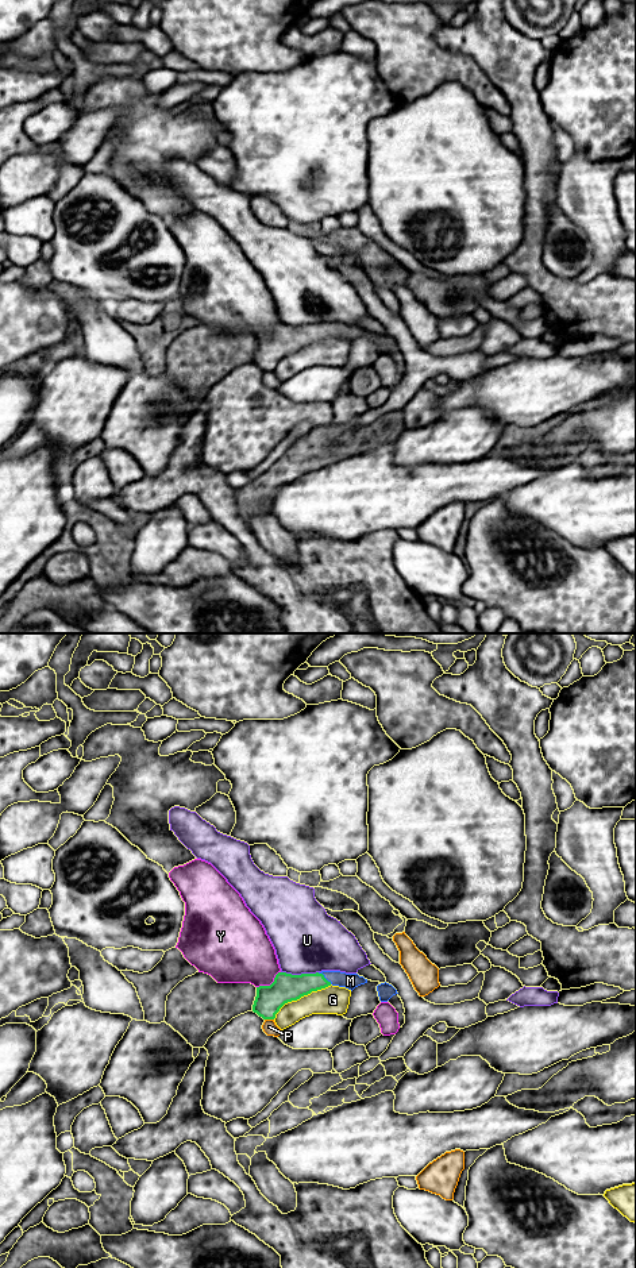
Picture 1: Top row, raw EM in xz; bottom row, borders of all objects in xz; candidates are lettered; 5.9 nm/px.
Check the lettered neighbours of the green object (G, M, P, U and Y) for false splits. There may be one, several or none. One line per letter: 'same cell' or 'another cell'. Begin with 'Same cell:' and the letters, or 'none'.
Same cell: M
G: another cell
M: same cell
P: another cell
U: another cell
Y: another cell

